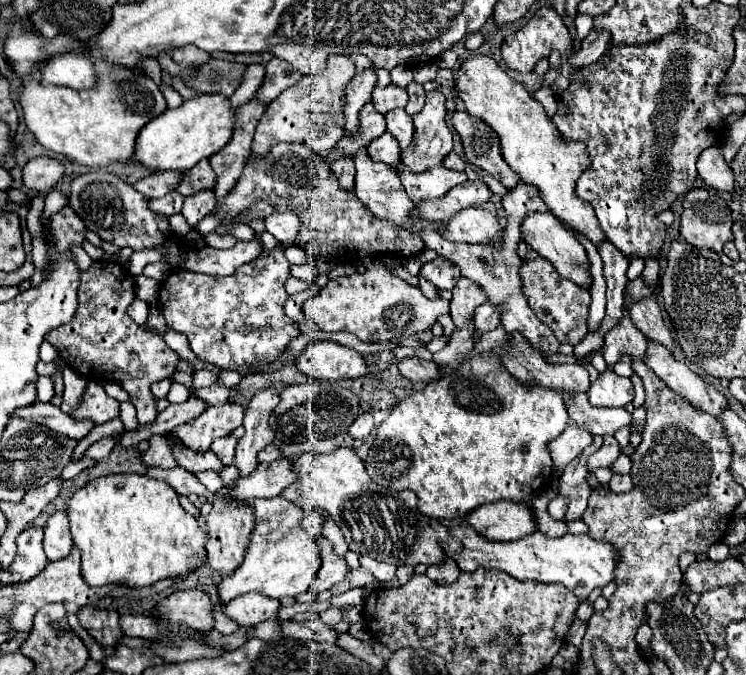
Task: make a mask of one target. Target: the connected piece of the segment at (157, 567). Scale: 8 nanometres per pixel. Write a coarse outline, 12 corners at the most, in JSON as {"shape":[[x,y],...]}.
{"shape":[[164,481],[68,499],[82,577],[146,587],[200,569],[206,533]]}

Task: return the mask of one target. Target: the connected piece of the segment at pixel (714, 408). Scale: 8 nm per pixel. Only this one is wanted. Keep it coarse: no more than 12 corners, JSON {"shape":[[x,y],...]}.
{"shape":[[648,339],[644,363],[712,417],[726,397],[666,347]]}

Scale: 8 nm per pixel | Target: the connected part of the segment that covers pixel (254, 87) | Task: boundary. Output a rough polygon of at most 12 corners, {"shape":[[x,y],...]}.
{"shape":[[248,65],[230,97],[232,109],[246,103],[264,81],[262,65]]}

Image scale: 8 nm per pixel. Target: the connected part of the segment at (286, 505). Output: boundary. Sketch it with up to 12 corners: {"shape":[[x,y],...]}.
{"shape":[[254,499],[244,563],[218,585],[246,593],[306,593],[320,571],[304,511]]}

